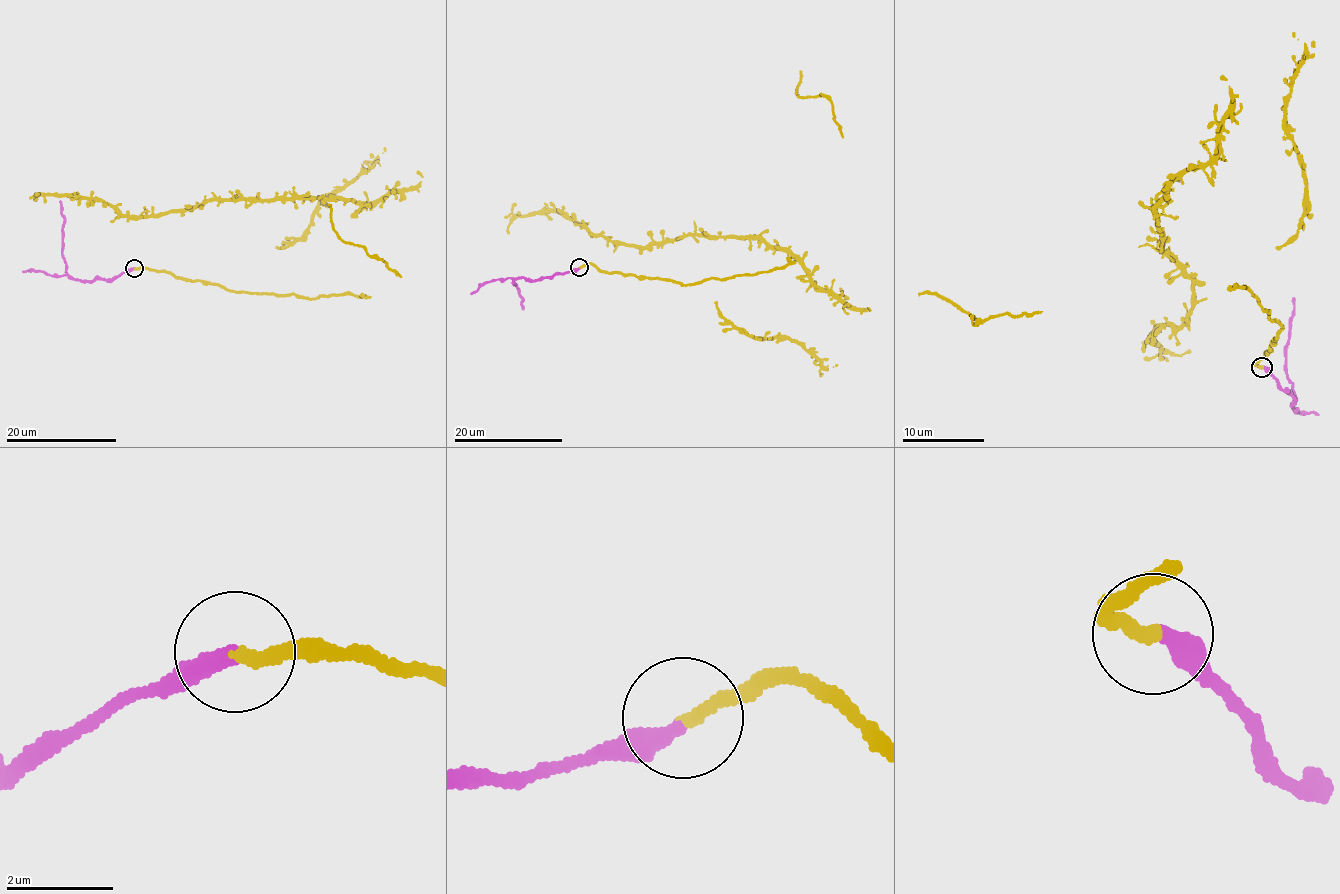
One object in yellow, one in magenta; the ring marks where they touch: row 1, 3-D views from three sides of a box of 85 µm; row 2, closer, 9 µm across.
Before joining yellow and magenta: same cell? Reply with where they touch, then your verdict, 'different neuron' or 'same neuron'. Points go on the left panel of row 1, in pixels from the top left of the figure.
at (134, 268); different neuron

